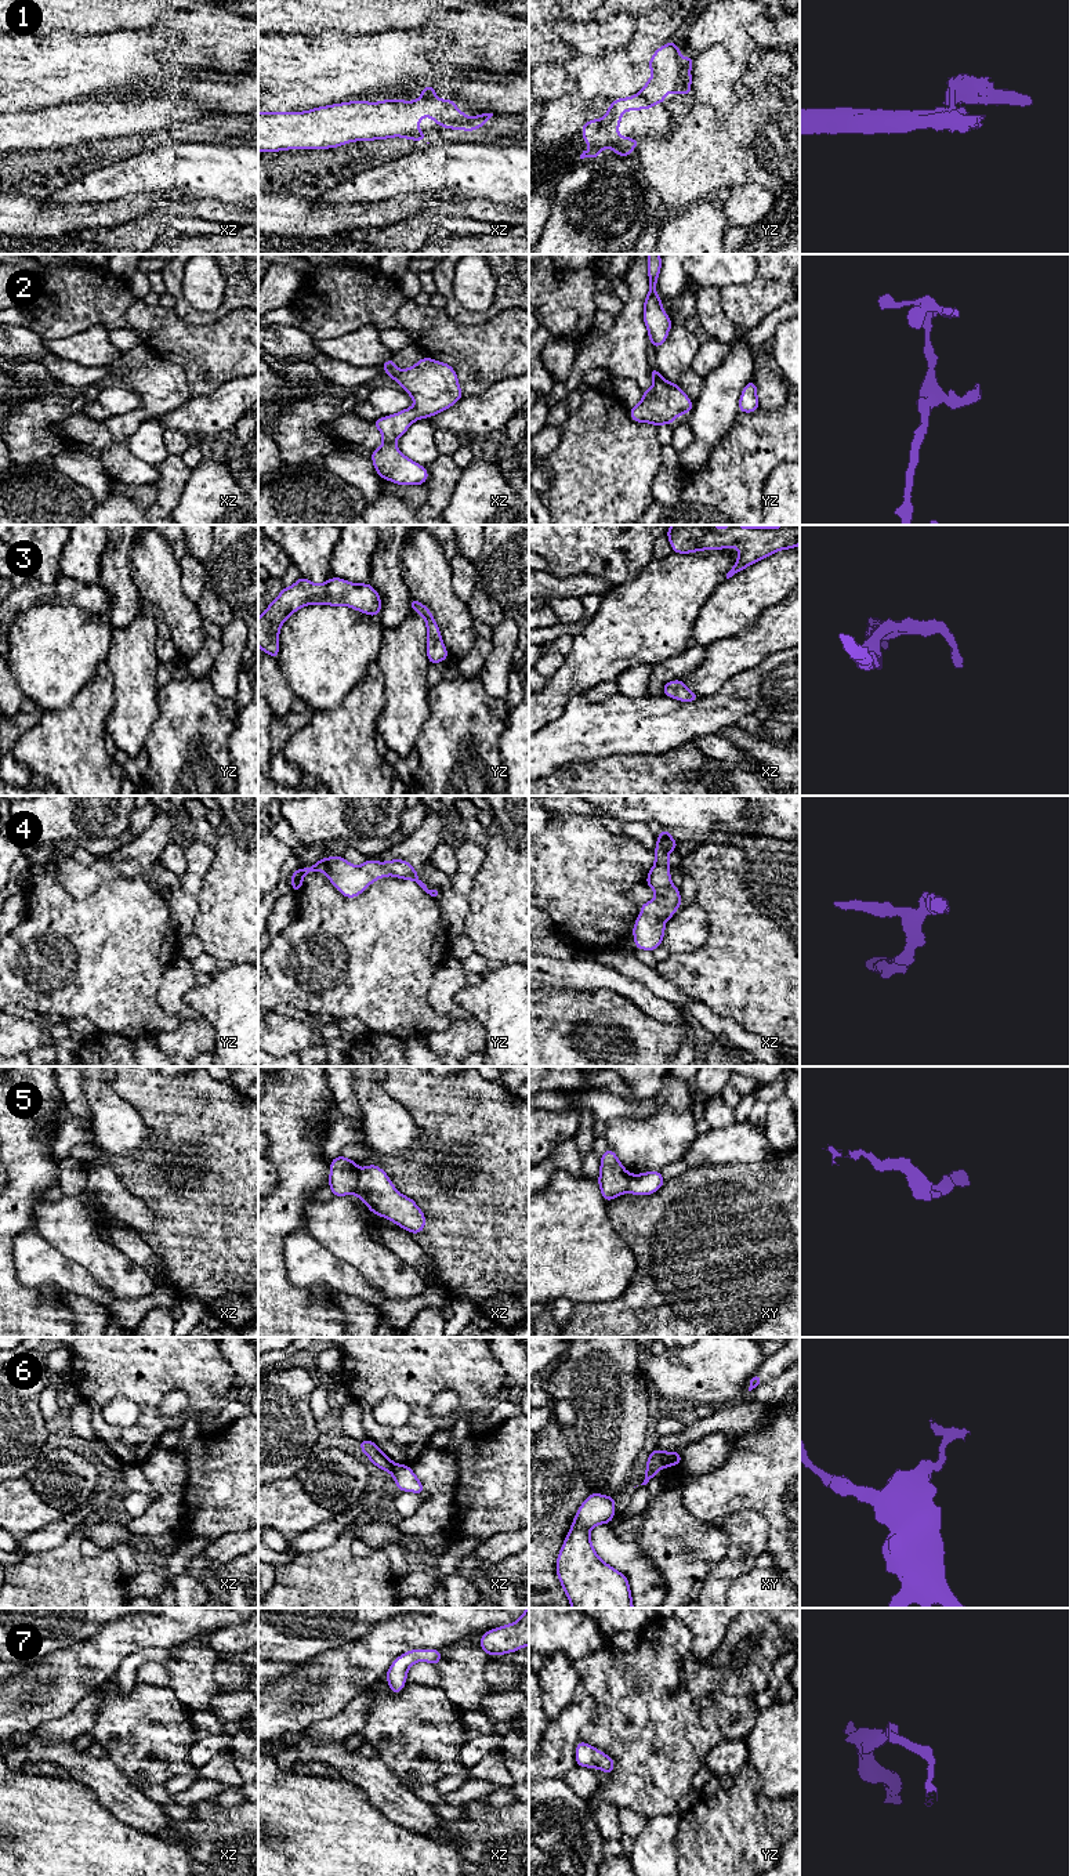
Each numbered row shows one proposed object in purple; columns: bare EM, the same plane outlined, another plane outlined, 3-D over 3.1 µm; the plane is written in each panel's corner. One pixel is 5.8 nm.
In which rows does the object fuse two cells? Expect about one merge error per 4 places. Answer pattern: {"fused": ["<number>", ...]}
{"fused": ["1", "5", "6"]}

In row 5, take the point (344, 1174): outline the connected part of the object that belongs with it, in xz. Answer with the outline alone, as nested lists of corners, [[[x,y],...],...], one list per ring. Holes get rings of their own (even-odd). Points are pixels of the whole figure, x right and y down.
[[[341,1155],[330,1162],[329,1187],[334,1196],[352,1195],[359,1181],[359,1169],[355,1160]]]

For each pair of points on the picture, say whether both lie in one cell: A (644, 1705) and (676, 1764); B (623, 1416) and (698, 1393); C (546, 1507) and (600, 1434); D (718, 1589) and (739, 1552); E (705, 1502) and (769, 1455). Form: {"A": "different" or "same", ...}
{"A": "same", "B": "different", "C": "different", "D": "same", "E": "same"}

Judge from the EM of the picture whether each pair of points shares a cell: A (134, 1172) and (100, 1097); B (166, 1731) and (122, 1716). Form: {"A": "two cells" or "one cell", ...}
{"A": "two cells", "B": "one cell"}

